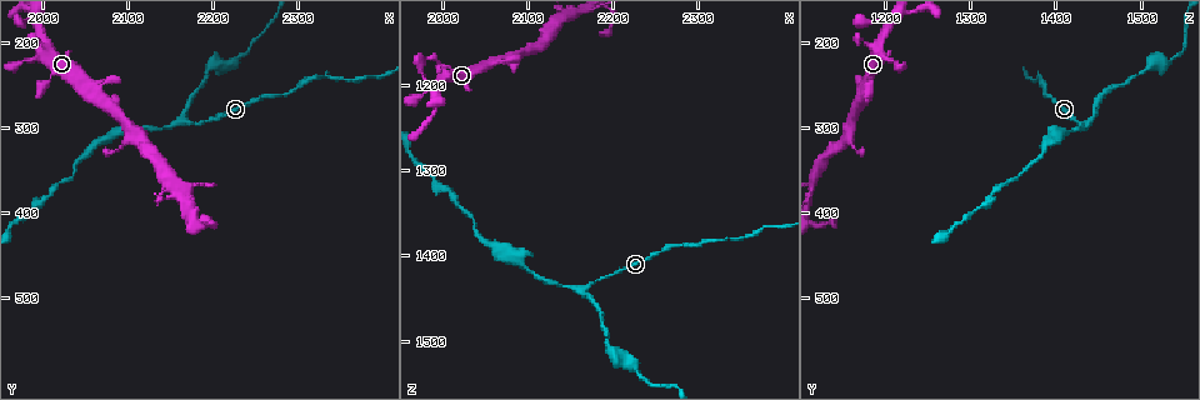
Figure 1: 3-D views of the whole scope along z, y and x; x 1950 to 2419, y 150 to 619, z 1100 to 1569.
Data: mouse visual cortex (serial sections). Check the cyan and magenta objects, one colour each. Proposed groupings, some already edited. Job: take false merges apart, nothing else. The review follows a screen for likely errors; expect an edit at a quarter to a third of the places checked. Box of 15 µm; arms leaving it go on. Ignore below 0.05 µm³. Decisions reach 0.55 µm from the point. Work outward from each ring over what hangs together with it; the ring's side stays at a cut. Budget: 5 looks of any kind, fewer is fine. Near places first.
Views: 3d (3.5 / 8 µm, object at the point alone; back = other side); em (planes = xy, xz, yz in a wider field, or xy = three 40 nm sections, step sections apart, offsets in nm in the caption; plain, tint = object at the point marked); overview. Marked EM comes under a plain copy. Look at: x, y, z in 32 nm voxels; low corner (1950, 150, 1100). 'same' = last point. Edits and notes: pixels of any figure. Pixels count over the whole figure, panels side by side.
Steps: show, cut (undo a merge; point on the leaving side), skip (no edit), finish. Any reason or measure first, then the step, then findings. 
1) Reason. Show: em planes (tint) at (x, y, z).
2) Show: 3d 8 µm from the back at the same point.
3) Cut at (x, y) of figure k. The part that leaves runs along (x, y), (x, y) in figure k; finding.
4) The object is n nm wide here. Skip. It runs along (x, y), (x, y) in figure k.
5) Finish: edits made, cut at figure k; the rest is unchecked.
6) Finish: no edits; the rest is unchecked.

Three arms meet. Show: 3d 3.5 µm at (2165, 290, 1440).

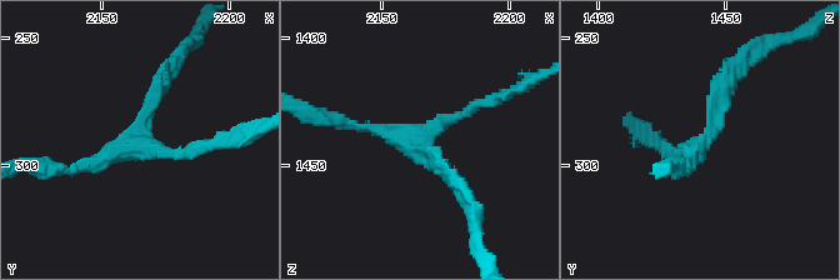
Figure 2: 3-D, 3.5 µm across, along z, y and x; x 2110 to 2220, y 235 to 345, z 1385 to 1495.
3 arms meet here; the arms are 150, 150, 200 nm wide. Show: em xy step 3 (tint) at (2164, 294, 1439).

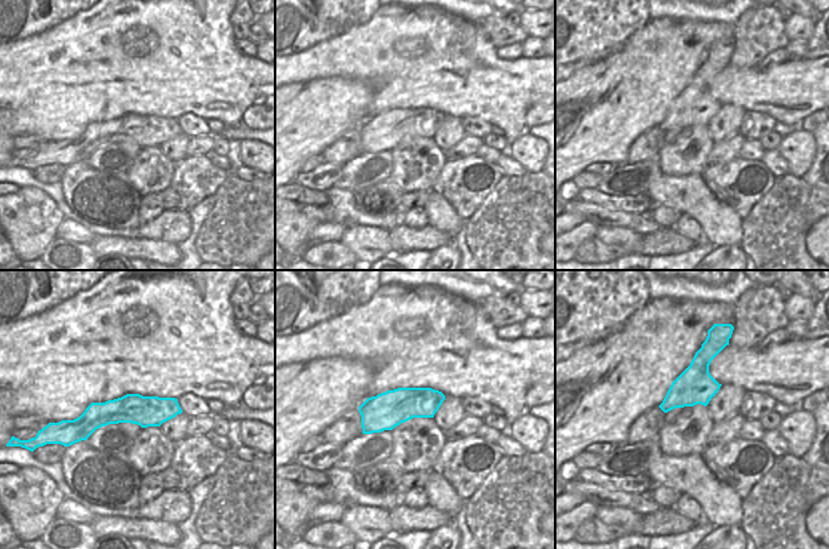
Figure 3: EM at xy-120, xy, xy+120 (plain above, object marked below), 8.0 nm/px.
Show: em xy step 5 (tint) at the same point.

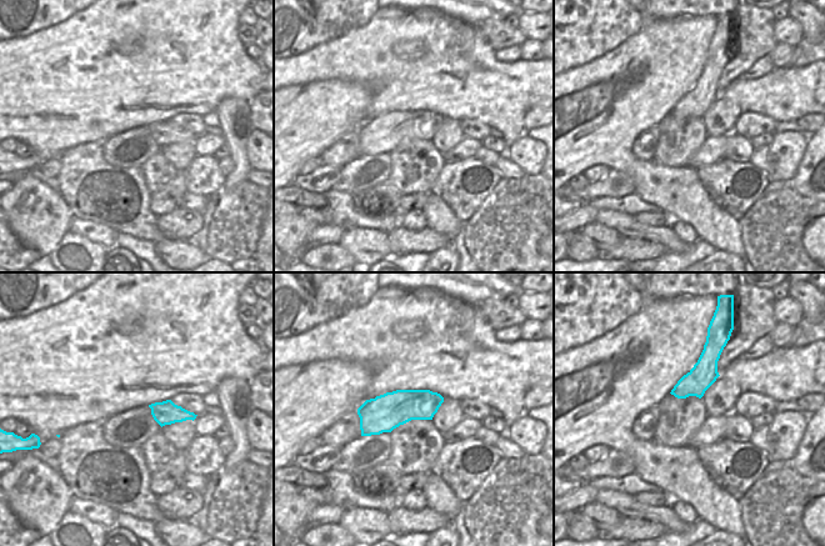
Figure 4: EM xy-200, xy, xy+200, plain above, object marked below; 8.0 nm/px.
Skip. It runs along (209, 144), (190, 151), (125, 148), (60, 171) in figure 2; continuous, no second cell.

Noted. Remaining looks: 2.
Branch point. Show: 3d 3.5 µm from the back at (2055, 250, 1175).

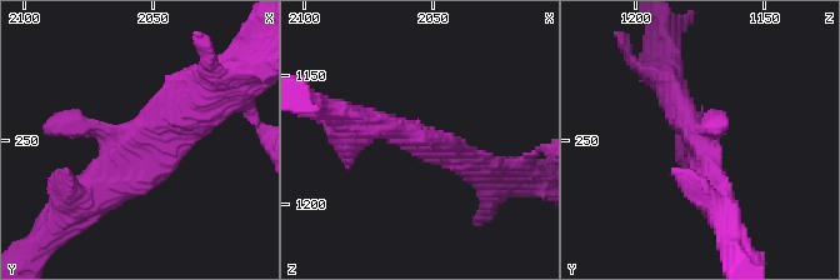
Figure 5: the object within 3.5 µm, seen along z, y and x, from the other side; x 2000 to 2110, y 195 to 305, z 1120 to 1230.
Show: em xy step 1 (tint) at (2055, 249, 1177).

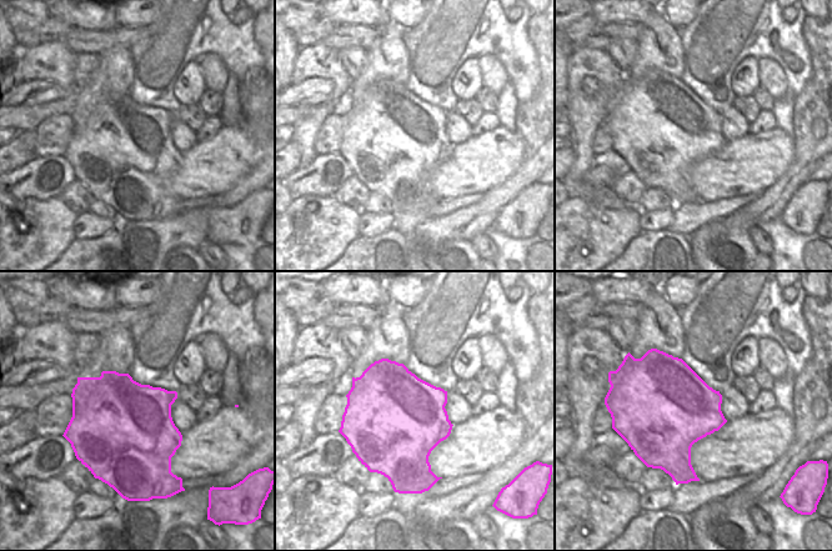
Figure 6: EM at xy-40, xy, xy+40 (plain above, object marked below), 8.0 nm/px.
Skip. It runs along (206, 89), (141, 139), (88, 200) in figure 5; one cell here.

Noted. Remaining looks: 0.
Finish: no edits; the rest is unchecked.

